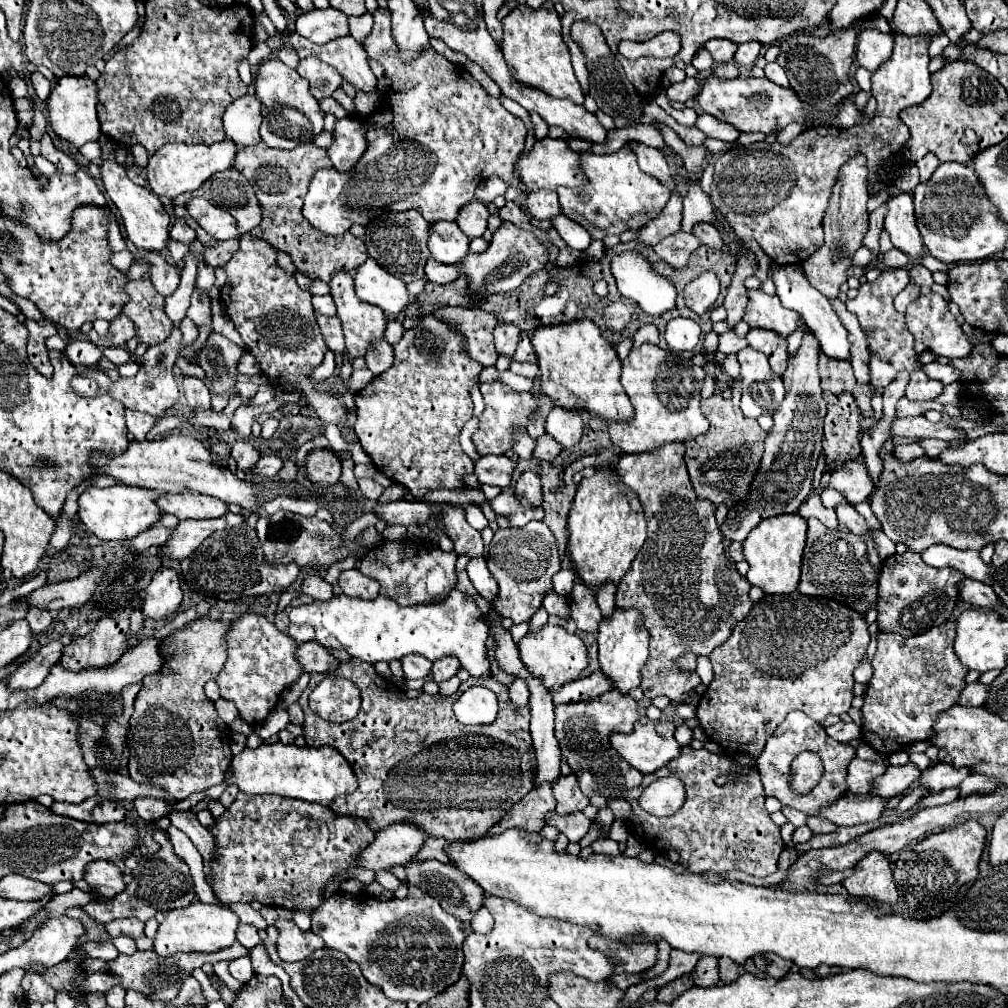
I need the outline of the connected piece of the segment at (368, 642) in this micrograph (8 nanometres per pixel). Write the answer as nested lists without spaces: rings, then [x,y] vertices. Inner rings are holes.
[[[450,591],[446,599],[426,605],[402,607],[386,595],[374,599],[358,599],[348,595],[336,595],[330,601],[312,601],[300,607],[290,607],[288,617],[292,623],[308,623],[316,631],[316,641],[324,647],[344,649],[348,655],[364,659],[368,663],[402,659],[404,655],[418,653],[430,661],[442,657],[456,657],[460,669],[472,677],[490,677],[490,659],[486,649],[488,621],[476,609],[474,601],[460,591]]]

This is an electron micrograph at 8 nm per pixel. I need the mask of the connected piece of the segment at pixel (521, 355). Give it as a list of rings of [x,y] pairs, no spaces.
[[[520,333],[520,343],[518,343],[518,349],[514,353],[514,359],[516,361],[526,361],[526,363],[536,363],[536,353],[532,349],[532,343],[530,343],[530,337],[526,333]]]

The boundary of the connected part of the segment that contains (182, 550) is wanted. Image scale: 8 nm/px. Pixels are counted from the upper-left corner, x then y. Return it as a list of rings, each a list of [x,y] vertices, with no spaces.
[[[232,513],[220,519],[208,519],[208,521],[196,521],[196,519],[180,521],[172,531],[172,537],[160,547],[158,557],[182,561],[184,557],[190,557],[202,545],[202,541],[208,535],[212,535],[216,529],[226,529],[226,525],[236,527],[236,525],[242,525],[244,521],[246,519],[242,515],[232,515]]]

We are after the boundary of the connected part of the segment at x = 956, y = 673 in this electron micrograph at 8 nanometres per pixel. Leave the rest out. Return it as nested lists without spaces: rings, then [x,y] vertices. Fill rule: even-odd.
[[[948,621],[946,625],[928,629],[922,635],[914,637],[902,637],[898,633],[880,633],[878,637],[878,649],[872,659],[874,675],[866,687],[864,693],[864,707],[862,707],[862,733],[864,741],[878,749],[880,753],[894,753],[910,745],[912,741],[926,741],[932,733],[934,717],[942,713],[942,709],[950,709],[956,701],[964,685],[964,675],[968,669],[964,665],[958,665],[958,659],[952,651],[954,643],[954,621]]]

